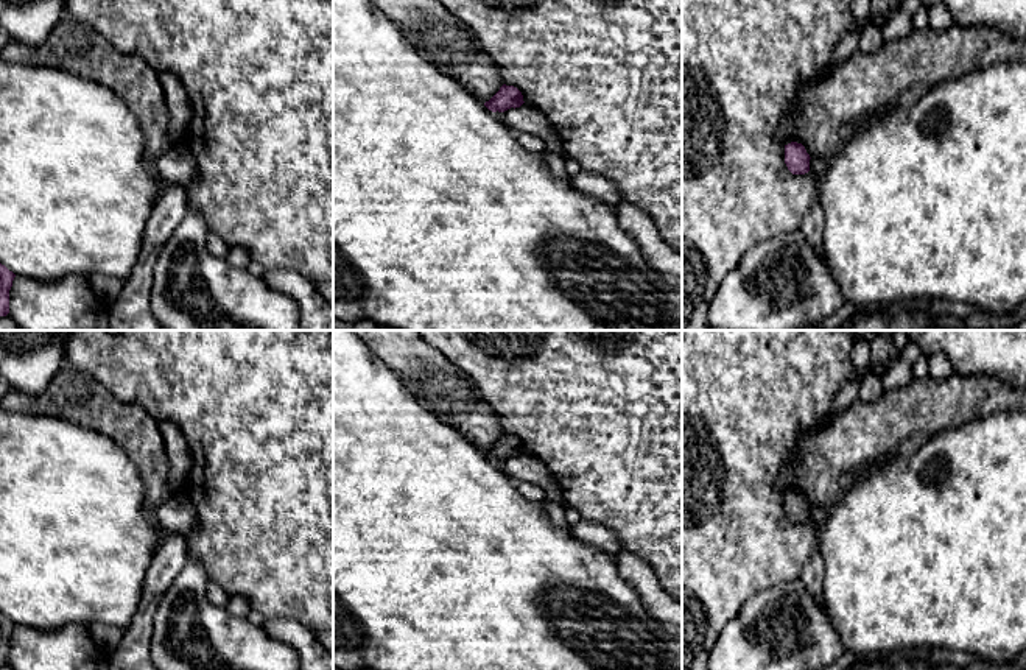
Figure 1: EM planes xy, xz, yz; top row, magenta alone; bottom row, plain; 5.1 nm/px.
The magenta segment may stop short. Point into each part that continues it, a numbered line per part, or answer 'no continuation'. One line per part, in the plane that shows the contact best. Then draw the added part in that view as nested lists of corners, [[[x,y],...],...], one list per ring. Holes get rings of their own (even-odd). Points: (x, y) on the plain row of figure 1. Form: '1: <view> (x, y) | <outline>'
no continuation

